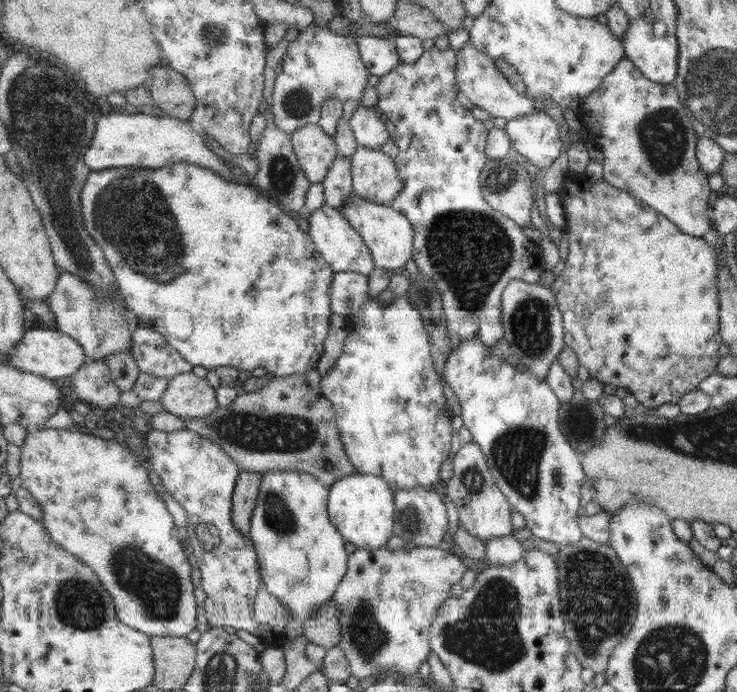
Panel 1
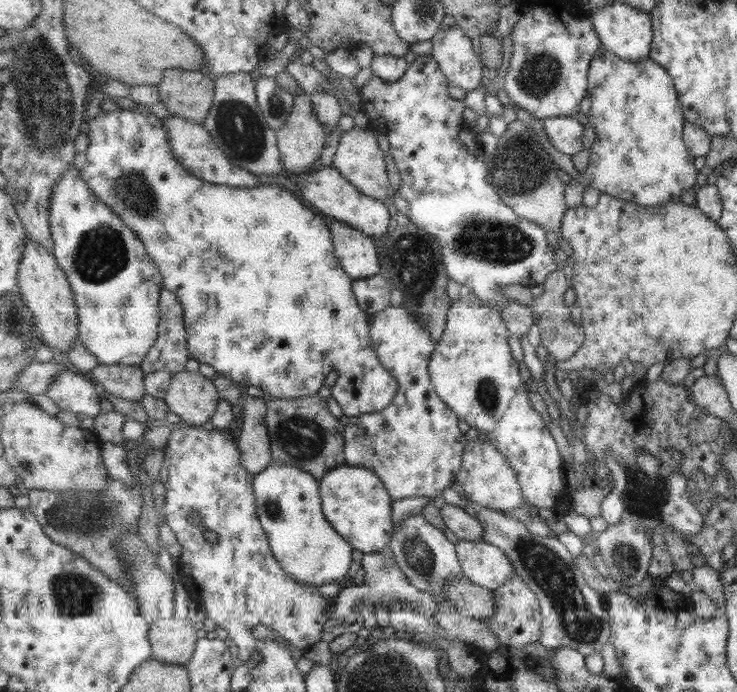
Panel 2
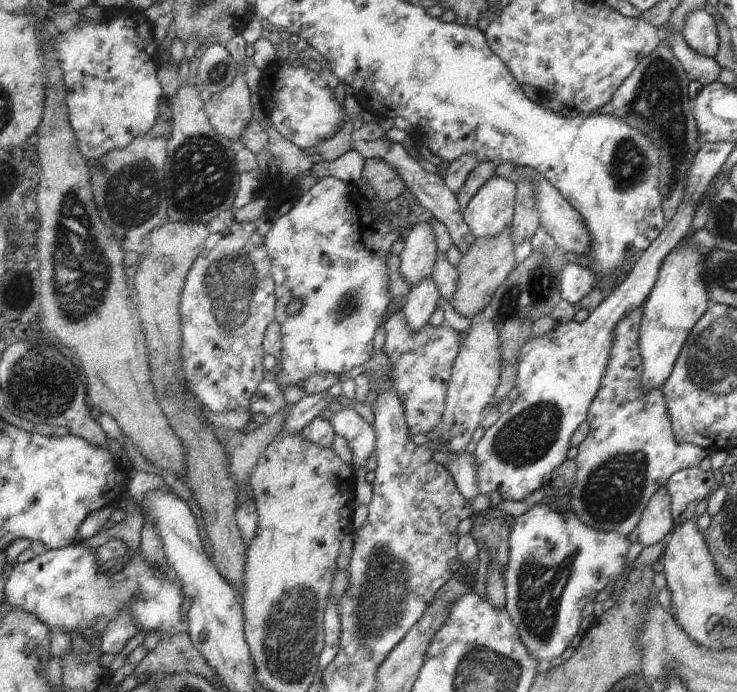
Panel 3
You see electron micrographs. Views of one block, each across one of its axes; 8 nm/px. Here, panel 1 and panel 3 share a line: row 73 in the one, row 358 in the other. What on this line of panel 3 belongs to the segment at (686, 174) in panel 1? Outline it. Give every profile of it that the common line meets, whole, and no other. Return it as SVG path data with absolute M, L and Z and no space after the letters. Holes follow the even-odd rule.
M642 306L627 312L613 328L611 350L607 358L607 368L601 378L599 390L589 406L587 414L588 432L585 439L576 446L575 480L567 493L567 507L583 522L585 526L601 532L617 532L627 536L638 523L643 508L649 498L664 486L671 474L678 470L696 466L709 456L710 450L703 450L689 443L675 442L673 430L669 422L669 414L665 408L665 400L661 394L661 386L641 392L639 376L641 376L641 356L639 356L638 330Z

